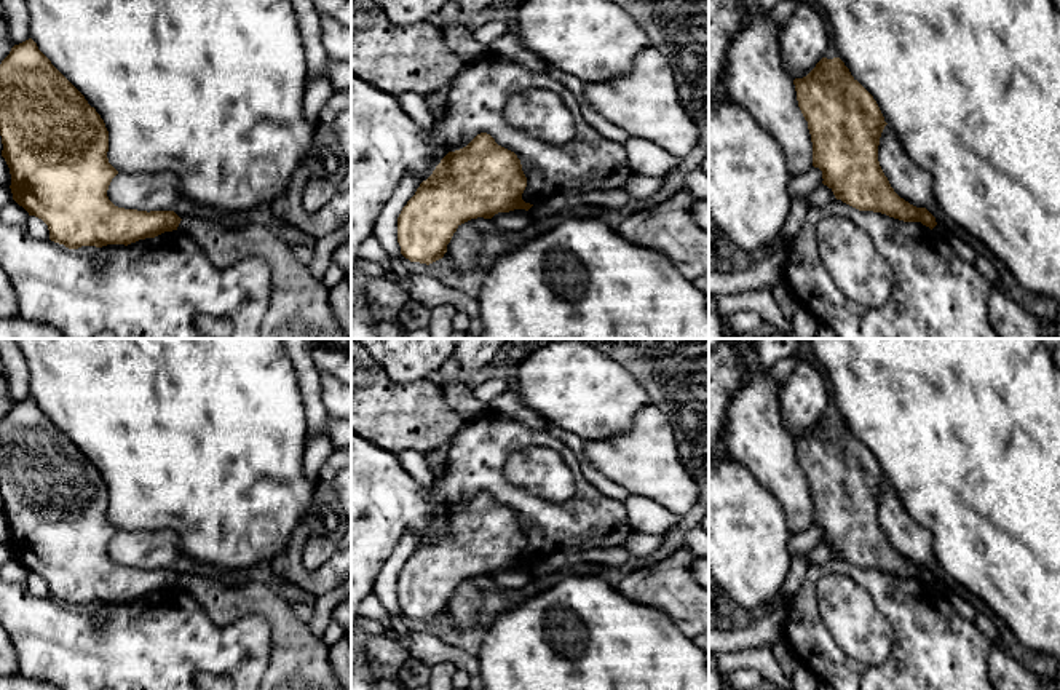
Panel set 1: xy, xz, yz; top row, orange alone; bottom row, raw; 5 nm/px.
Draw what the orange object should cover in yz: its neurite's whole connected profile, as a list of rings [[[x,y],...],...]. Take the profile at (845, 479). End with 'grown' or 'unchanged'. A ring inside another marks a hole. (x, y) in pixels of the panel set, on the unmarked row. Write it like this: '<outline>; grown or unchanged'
[[[822,415],[803,436],[793,438],[798,465],[808,479],[813,524],[822,529],[822,541],[837,557],[859,567],[881,570],[904,580],[921,580],[931,588],[935,575],[916,565],[891,545],[878,519],[880,495],[888,482],[873,454],[851,433],[840,415]]]; unchanged

